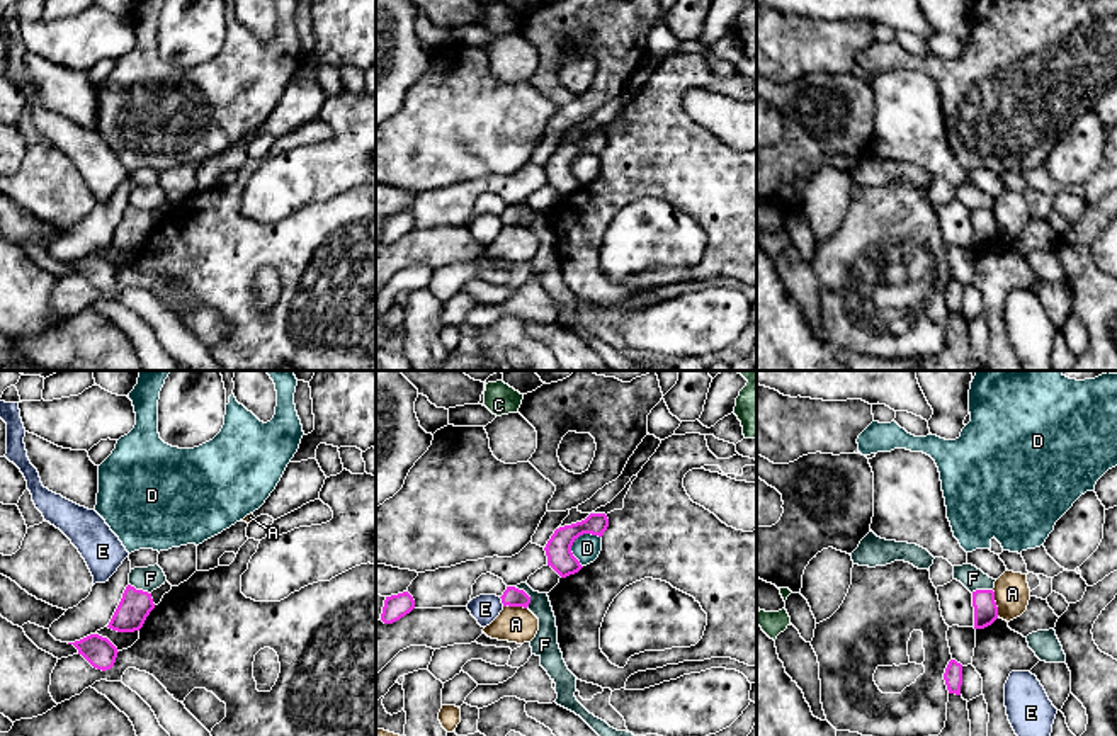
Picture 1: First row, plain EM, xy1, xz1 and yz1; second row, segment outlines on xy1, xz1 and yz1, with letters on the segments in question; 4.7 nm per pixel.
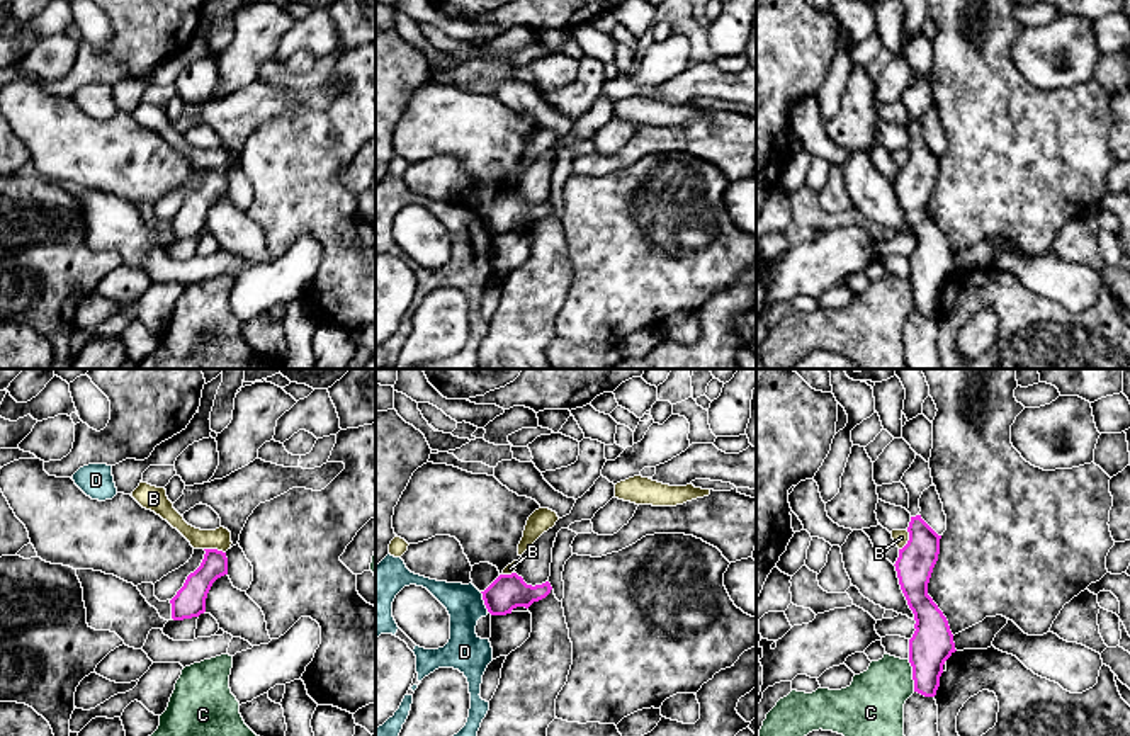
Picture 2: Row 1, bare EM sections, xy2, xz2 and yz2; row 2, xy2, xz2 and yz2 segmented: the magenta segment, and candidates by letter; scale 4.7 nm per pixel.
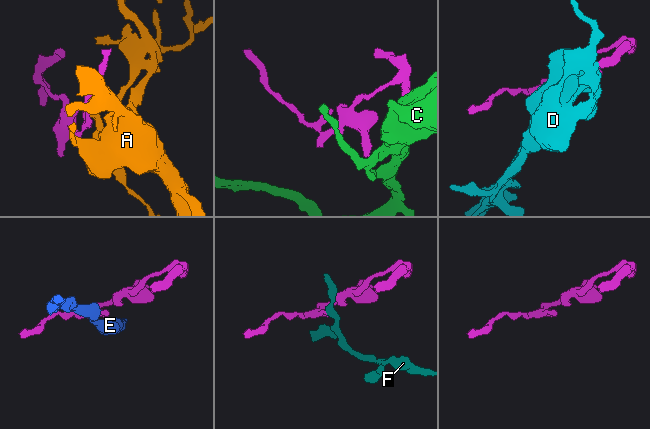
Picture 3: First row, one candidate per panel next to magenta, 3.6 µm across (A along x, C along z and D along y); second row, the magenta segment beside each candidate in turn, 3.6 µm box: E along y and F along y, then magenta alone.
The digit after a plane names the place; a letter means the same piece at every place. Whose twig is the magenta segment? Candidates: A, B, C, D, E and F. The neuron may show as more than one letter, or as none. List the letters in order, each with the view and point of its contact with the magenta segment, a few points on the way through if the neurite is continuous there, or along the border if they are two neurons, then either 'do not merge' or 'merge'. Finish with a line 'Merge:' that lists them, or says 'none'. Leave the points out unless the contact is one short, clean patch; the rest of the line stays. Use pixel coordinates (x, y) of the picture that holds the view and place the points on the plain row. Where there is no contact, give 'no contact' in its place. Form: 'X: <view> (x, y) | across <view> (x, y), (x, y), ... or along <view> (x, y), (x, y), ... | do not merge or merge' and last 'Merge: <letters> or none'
A: yz1 (995, 223) | along yz1 (992, 209), (998, 235) | do not merge
B: xy2 (214, 169) | do not merge
C: yz2 (913, 294) | along yz2 (908, 279), (913, 289), (915, 310) | do not merge
D: xz1 (573, 160) | along xz1 (601, 155), (582, 153), (573, 162), (572, 174), (582, 186) | do not merge
E: xz1 (502, 221) | along xz1 (498, 216), (504, 225) | do not merge
F: xz1 (527, 215) | along xz1 (514, 206), (529, 216), (527, 226) | do not merge
Merge: none

